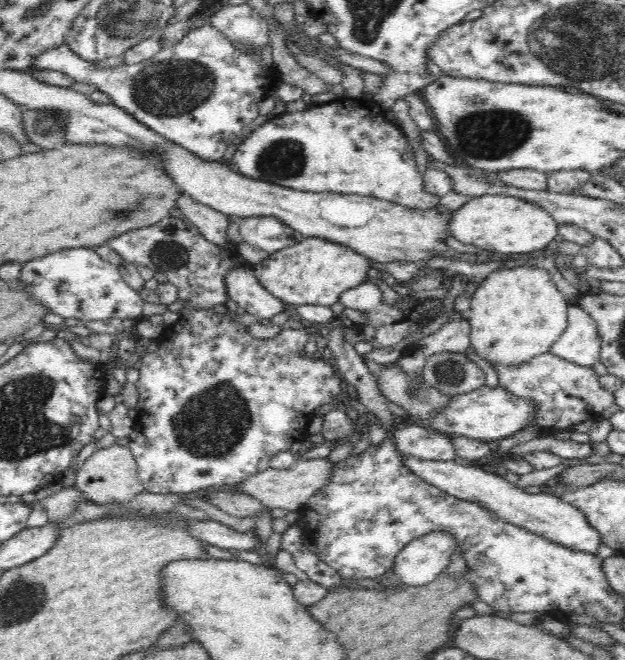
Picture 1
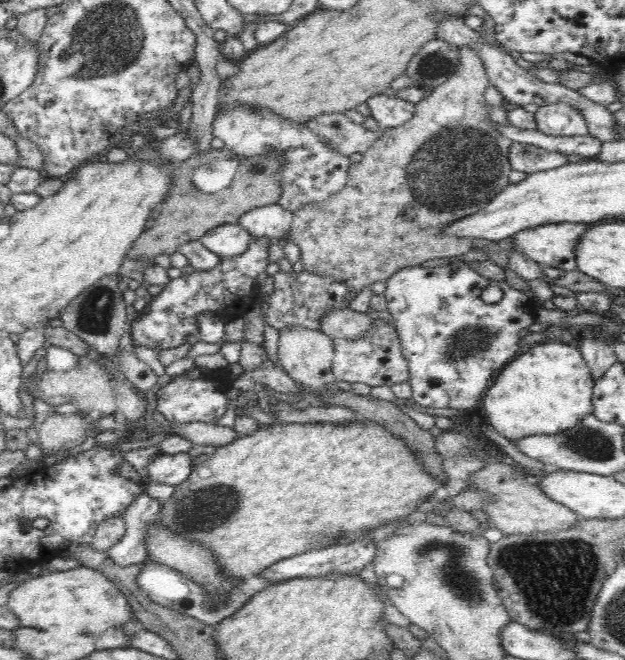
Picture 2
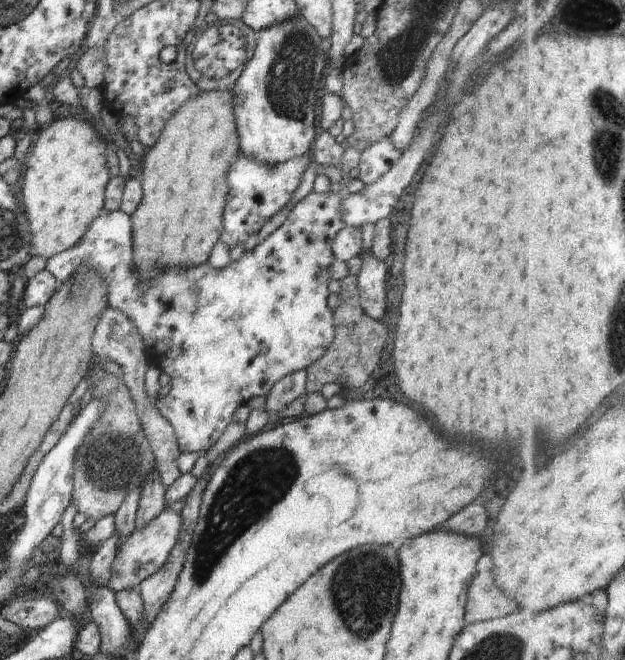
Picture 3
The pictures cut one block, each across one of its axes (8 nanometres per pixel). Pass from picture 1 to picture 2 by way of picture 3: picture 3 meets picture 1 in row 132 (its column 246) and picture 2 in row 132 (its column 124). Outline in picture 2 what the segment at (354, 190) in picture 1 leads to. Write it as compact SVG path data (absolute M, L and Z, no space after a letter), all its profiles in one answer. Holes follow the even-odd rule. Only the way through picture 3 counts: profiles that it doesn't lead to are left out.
M236 105L222 107L212 125L212 133L221 138L225 148L239 158L258 156L270 150L283 152L285 163L280 180L282 194L277 203L293 213L306 204L326 202L330 194L336 194L347 184L351 165L349 156L344 156L330 145L326 145L318 134L307 128L305 123L294 123L290 119L270 113L268 109L252 109Z

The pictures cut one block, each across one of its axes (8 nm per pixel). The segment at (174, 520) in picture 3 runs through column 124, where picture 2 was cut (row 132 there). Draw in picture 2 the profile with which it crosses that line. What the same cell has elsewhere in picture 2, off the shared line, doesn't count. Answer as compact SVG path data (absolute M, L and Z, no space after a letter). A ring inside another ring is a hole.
M564 103L540 107L534 114L536 130L548 136L586 136L591 134L578 109Z

